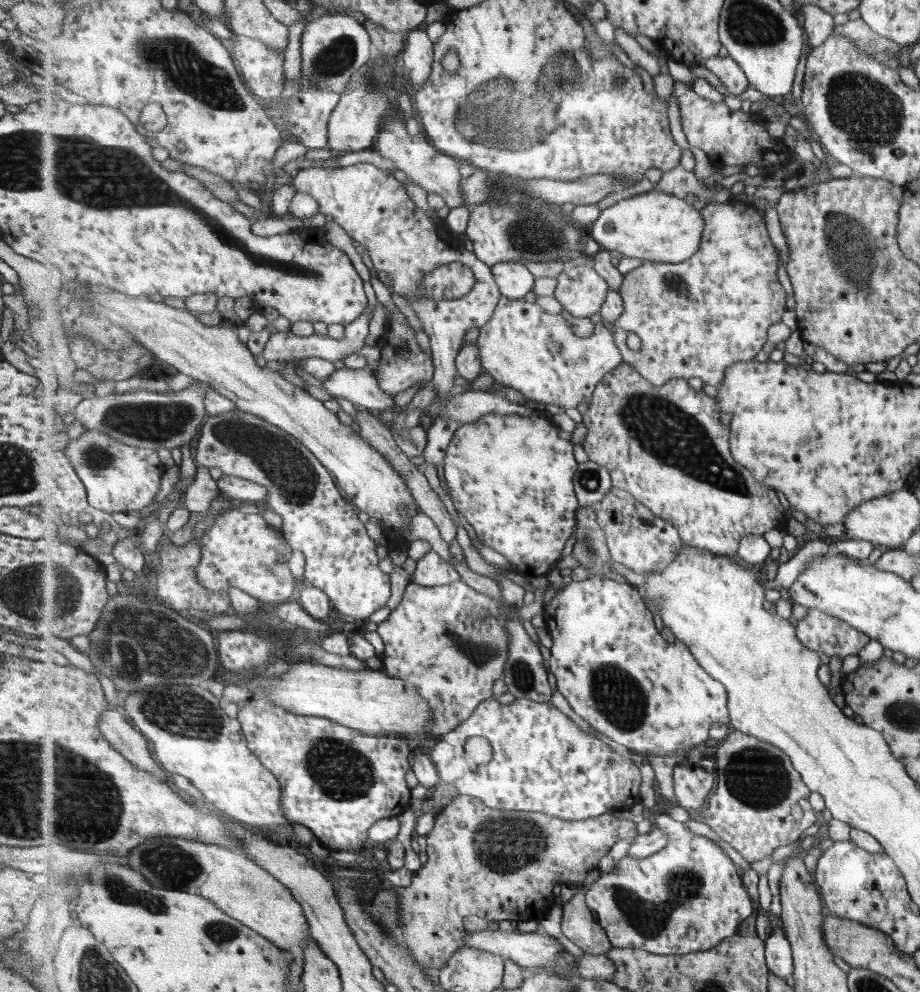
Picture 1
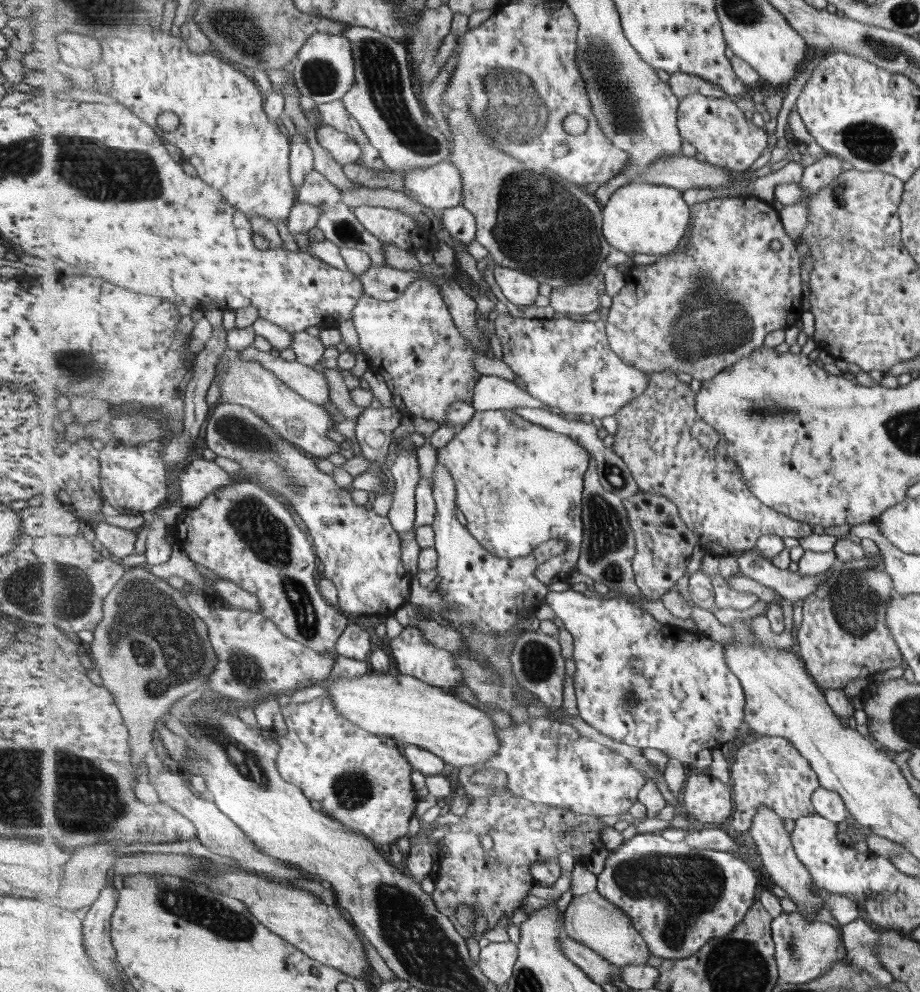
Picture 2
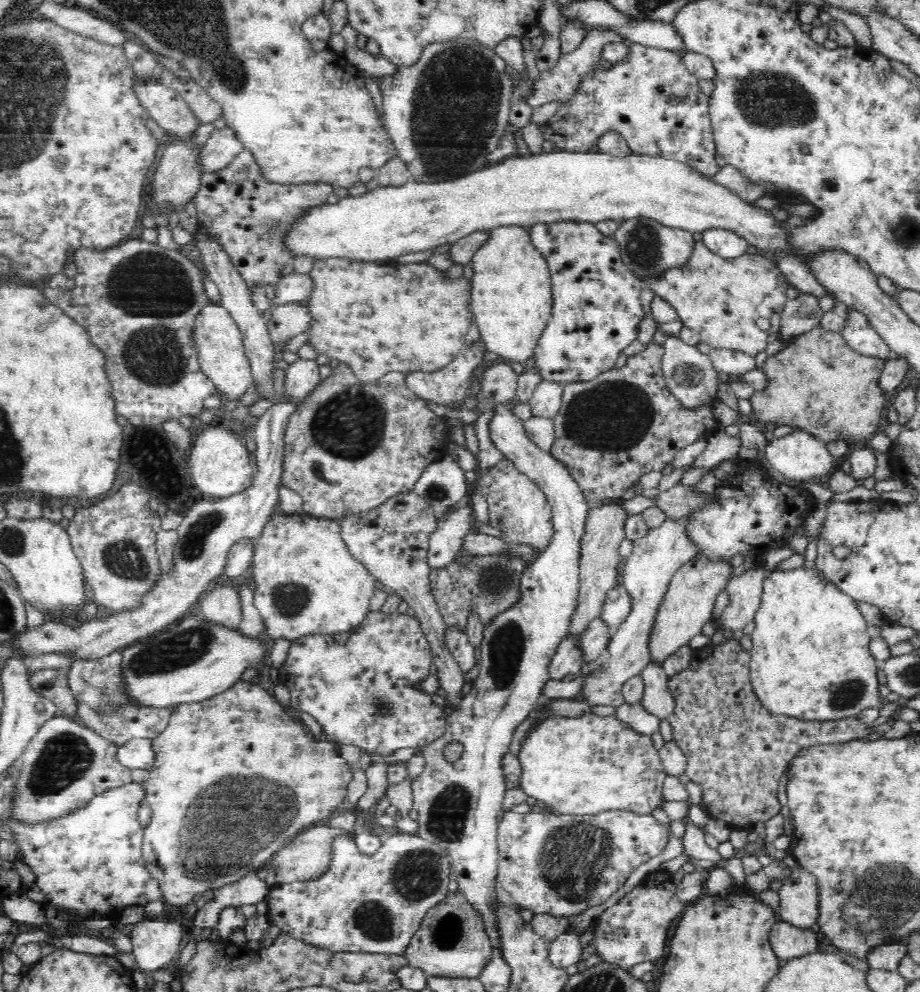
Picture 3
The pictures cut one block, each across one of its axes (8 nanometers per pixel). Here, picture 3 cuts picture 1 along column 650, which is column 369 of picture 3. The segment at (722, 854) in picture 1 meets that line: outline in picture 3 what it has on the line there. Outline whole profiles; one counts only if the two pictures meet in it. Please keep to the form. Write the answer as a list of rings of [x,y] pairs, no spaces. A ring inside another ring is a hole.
[[[405,832],[394,834],[383,841],[379,849],[370,856],[357,851],[353,836],[340,836],[332,845],[332,864],[320,878],[306,883],[276,883],[269,888],[265,901],[271,924],[305,943],[327,948],[332,952],[402,955],[426,910],[440,902],[448,892],[451,868],[448,856],[436,844],[420,838],[418,834]]]

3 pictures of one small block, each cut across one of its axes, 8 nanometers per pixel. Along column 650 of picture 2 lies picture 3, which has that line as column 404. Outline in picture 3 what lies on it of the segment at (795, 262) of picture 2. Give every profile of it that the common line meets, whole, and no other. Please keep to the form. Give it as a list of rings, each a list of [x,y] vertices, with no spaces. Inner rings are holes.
[[[323,258],[318,259],[314,268],[309,272],[310,277],[314,279],[314,290],[310,293],[306,300],[310,315],[312,315],[313,322],[310,328],[309,342],[315,348],[317,354],[324,354],[330,359],[336,359],[352,365],[356,377],[362,381],[373,381],[379,376],[385,375],[387,372],[402,372],[408,371],[422,371],[432,372],[452,360],[452,357],[459,351],[459,348],[464,344],[468,328],[473,321],[473,315],[469,306],[469,280],[460,277],[456,279],[448,279],[441,270],[427,262],[416,262],[408,264],[392,263],[391,265],[383,266],[377,265],[372,261],[349,259],[349,258]]]

